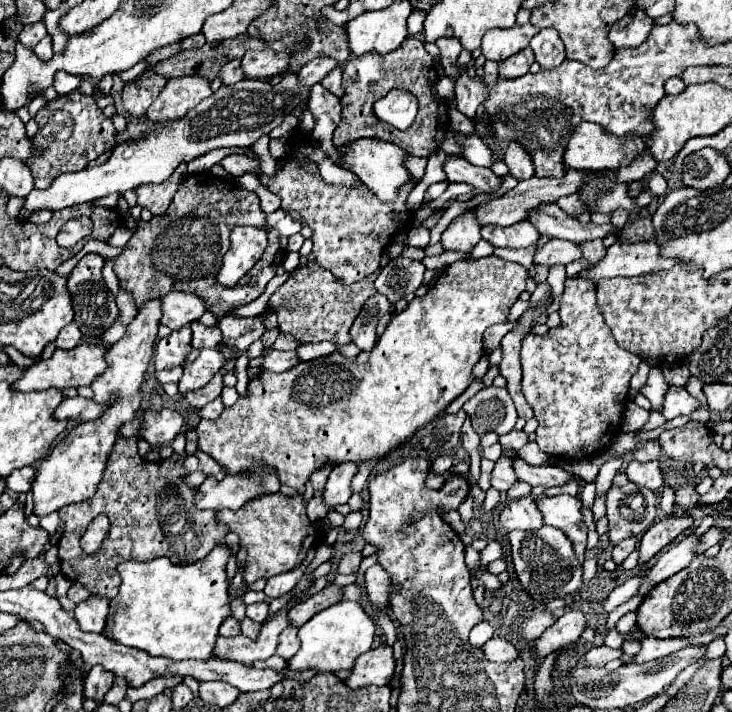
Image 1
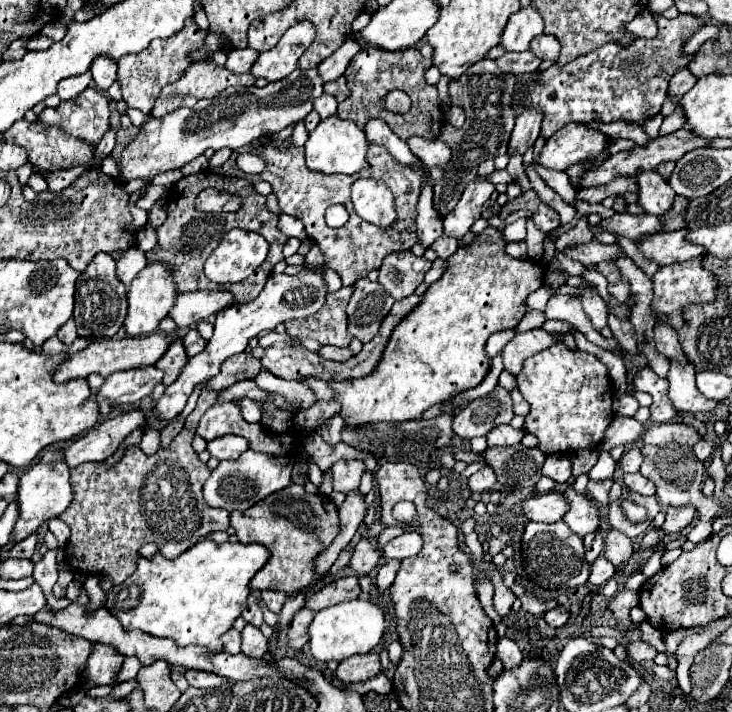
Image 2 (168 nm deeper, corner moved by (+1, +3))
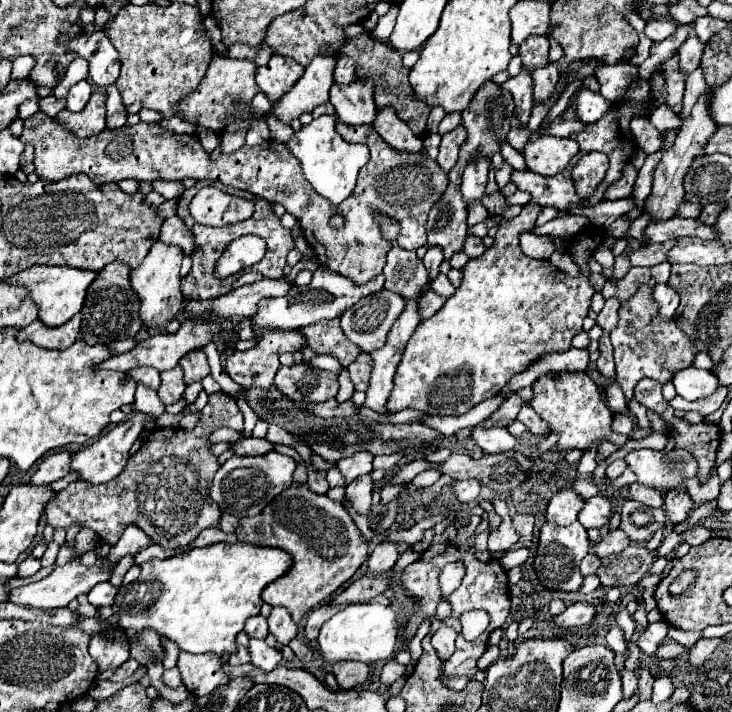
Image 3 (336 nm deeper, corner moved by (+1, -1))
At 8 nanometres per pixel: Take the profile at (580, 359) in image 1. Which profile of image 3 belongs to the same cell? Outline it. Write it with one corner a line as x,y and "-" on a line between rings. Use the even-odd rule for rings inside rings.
548,373
548,375
542,375
532,387
534,387
532,407
546,423
550,423
552,431
560,435
558,445
562,449
584,451
590,447
592,441
600,438
605,438
620,447
628,441
628,436
612,431
612,413
600,399
598,387
586,373
558,373
558,375

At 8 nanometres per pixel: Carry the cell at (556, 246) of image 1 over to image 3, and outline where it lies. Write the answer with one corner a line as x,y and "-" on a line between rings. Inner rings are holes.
674,241
670,243
650,243
648,247
640,247
636,251
632,251
628,257
630,257
630,263
634,267
654,267
658,263
664,263
668,261
666,255
670,251
670,247
674,247

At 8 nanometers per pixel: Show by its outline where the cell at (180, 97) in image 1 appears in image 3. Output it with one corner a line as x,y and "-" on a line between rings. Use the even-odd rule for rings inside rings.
214,55
206,71
206,77
198,85
198,89
178,103
178,113
188,117
188,121
194,125
212,131
222,131
226,127
226,119
230,119
230,103
234,103
234,99
242,99
242,103
250,103
254,95
260,91
254,81
254,75
256,75
256,67
248,59
230,59
230,57

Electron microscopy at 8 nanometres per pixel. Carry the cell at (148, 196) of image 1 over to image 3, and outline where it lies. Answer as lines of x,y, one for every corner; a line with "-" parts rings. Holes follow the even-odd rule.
174,215
174,217
170,217
170,219
164,221
162,231
160,231
160,241
180,245
188,257
192,257
192,253
194,253
194,235
182,223
182,219
178,215

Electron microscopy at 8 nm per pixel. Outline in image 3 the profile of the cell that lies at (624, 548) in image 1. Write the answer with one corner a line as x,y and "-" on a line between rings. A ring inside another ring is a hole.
622,529
602,531
600,533
600,541
594,545
592,553
596,553
598,557
608,557
612,553
620,553
628,545
630,545
630,539
628,539
628,535

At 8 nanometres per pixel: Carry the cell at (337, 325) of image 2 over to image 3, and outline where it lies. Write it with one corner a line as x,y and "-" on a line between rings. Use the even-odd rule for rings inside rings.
338,319
318,321
316,325
308,325
300,331
306,335
312,351
336,357
342,367
348,367
360,355
360,349
342,333

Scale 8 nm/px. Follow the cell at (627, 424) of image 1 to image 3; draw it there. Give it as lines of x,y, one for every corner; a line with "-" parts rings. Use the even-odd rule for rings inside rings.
616,381
606,389
606,401
608,401
610,409
614,409
614,411
626,411
626,409
628,409
628,407
624,405
624,393
622,393
622,389
618,387

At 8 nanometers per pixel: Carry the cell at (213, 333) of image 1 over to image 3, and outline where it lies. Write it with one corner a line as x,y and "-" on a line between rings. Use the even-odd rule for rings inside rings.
202,349
190,351
186,357
182,357
180,367
184,371
184,383
202,381
206,375
210,375
210,367
208,367
208,361

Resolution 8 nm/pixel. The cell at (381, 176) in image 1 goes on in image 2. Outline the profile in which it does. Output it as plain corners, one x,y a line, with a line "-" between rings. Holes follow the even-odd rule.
336,115
320,121
318,127
310,131
310,137
304,149
306,149
306,167
322,171
326,175
332,175
332,173
352,175
368,167
366,155
370,149
370,141
366,139
364,131
360,131
352,121
342,121

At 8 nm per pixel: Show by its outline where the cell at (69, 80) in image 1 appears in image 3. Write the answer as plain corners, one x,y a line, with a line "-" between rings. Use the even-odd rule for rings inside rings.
80,81
74,87
70,87
68,97
66,97
68,111
82,111
84,105
88,103
90,95
92,95
92,85
88,81

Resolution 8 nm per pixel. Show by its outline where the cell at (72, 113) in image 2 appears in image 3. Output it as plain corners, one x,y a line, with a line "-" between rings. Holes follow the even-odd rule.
94,91
86,109
80,113
62,111
56,119
64,123
76,137
92,137
98,135
106,127
106,95

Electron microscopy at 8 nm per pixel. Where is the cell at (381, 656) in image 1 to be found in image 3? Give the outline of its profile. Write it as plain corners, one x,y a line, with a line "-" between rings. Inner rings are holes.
342,661
342,663
334,663
334,677
338,681
338,687
344,691
354,689
358,685
362,685
368,677
368,665
366,663
358,663
358,661

